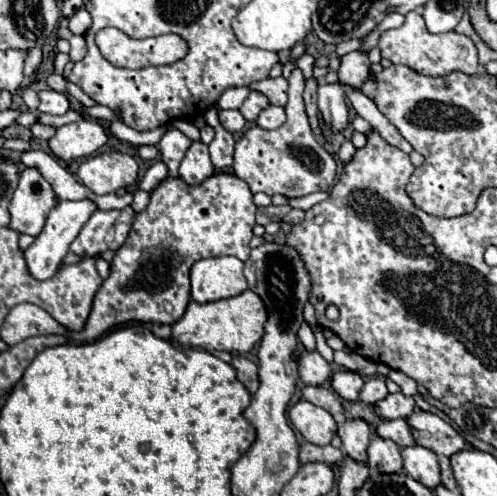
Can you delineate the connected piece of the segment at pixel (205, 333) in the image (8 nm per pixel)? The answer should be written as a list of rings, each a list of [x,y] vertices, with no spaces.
[[[245,291],[237,297],[211,301],[211,303],[195,303],[191,301],[185,315],[171,325],[171,337],[187,347],[201,347],[207,351],[229,351],[229,353],[247,353],[261,341],[265,323],[265,305],[261,297],[253,291]]]

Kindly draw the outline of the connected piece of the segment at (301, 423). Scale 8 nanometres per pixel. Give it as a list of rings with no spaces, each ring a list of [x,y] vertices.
[[[301,399],[289,409],[289,419],[293,427],[303,435],[305,441],[315,445],[331,443],[337,433],[337,423],[329,411]]]

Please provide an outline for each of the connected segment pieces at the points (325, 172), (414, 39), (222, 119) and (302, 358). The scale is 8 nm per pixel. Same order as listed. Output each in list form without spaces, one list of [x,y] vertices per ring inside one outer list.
[[[295,69],[289,77],[289,101],[285,105],[287,109],[287,121],[273,131],[261,129],[259,125],[249,127],[241,139],[235,143],[235,155],[233,155],[233,171],[239,179],[243,179],[253,193],[263,191],[267,195],[285,195],[285,197],[305,197],[315,191],[329,191],[329,187],[335,181],[335,161],[333,157],[317,143],[309,119],[305,115],[305,103],[303,103],[303,89],[305,79],[301,69]]]
[[[417,11],[407,13],[405,23],[399,29],[391,29],[391,31],[383,33],[383,37],[379,41],[379,49],[381,49],[381,57],[389,59],[391,63],[407,65],[413,71],[417,71],[421,75],[429,75],[429,77],[445,77],[453,71],[461,71],[465,75],[475,75],[481,71],[481,67],[477,63],[477,49],[475,49],[473,41],[469,41],[469,37],[459,35],[455,31],[437,33],[437,35],[429,33],[423,17]]]
[[[219,109],[219,123],[229,131],[229,133],[235,133],[235,131],[243,131],[245,129],[245,119],[239,111],[223,111]]]
[[[305,351],[299,355],[299,375],[305,385],[323,385],[331,377],[331,365],[317,351]]]

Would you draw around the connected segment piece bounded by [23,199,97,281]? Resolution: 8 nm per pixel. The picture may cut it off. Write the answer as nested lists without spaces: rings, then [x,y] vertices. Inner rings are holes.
[[[83,199],[83,201],[61,201],[47,217],[45,221],[45,227],[43,231],[35,237],[33,245],[29,245],[29,249],[25,249],[25,263],[27,263],[27,271],[39,279],[39,281],[45,281],[45,279],[51,279],[57,271],[57,267],[61,265],[63,257],[67,255],[69,251],[69,245],[71,241],[79,235],[81,227],[87,223],[87,219],[91,217],[91,213],[97,209],[97,205],[89,199]]]

